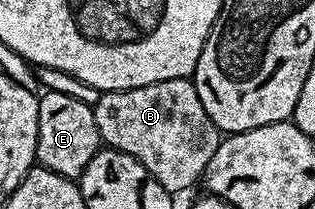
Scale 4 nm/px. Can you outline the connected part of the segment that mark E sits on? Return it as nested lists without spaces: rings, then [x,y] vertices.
[[[48,90],[40,94],[39,103],[35,150],[38,166],[49,169],[66,179],[79,180],[85,173],[85,165],[89,165],[89,161],[93,161],[95,154],[101,150],[94,106],[85,101],[77,101],[77,97]]]

